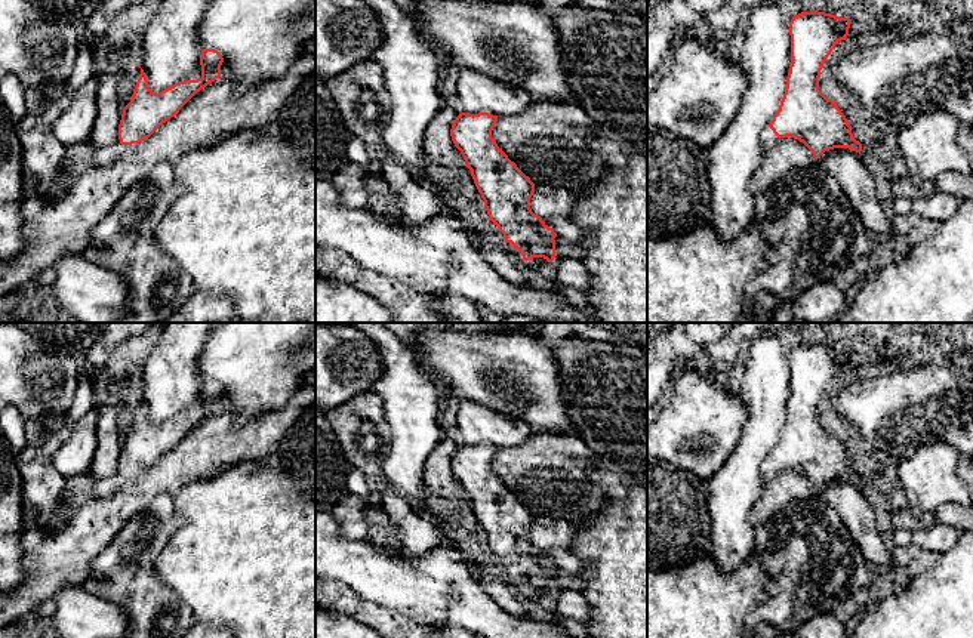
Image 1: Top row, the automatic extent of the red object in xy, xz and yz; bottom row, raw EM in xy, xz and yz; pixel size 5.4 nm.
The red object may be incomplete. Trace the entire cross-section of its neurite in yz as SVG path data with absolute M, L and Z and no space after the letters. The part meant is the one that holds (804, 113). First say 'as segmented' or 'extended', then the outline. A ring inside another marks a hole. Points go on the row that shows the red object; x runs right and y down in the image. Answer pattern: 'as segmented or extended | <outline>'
extended | M801 12L789 22L791 65L779 110L763 133L764 154L780 138L797 138L817 160L825 151L849 148L860 154L852 126L819 90L820 70L835 44L849 36L852 19L825 12Z

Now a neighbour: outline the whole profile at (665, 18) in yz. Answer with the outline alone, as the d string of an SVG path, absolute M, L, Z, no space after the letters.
M647 0L647 77L661 67L672 36L680 30L687 31L711 53L727 59L726 44L709 34L687 0Z

